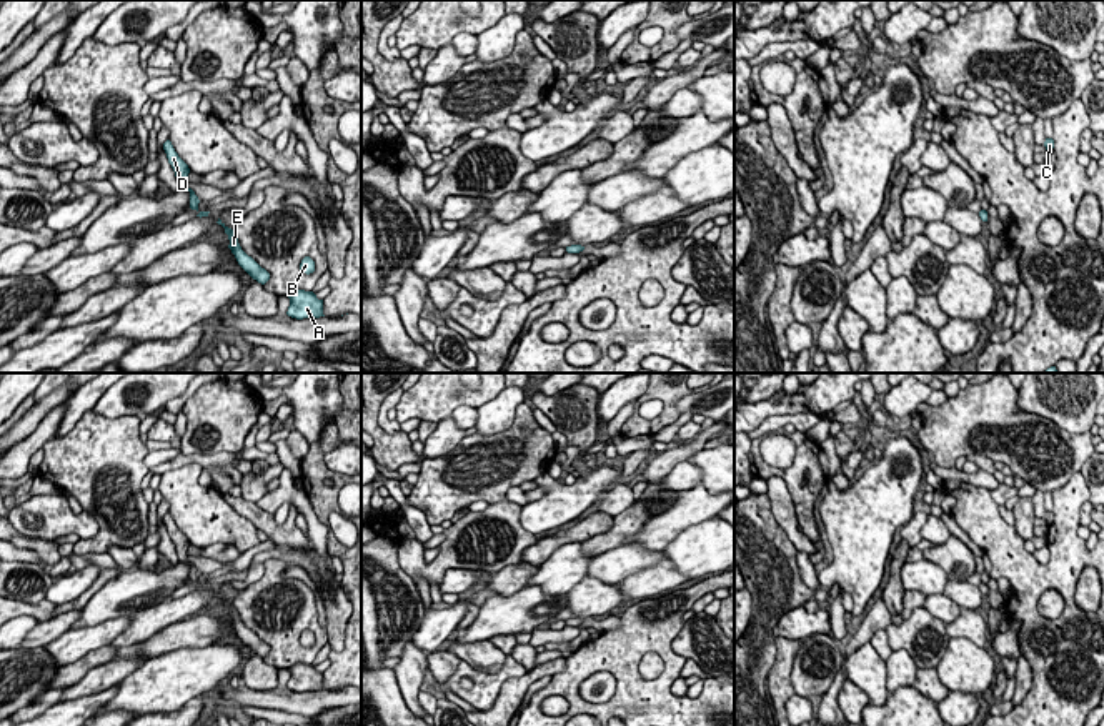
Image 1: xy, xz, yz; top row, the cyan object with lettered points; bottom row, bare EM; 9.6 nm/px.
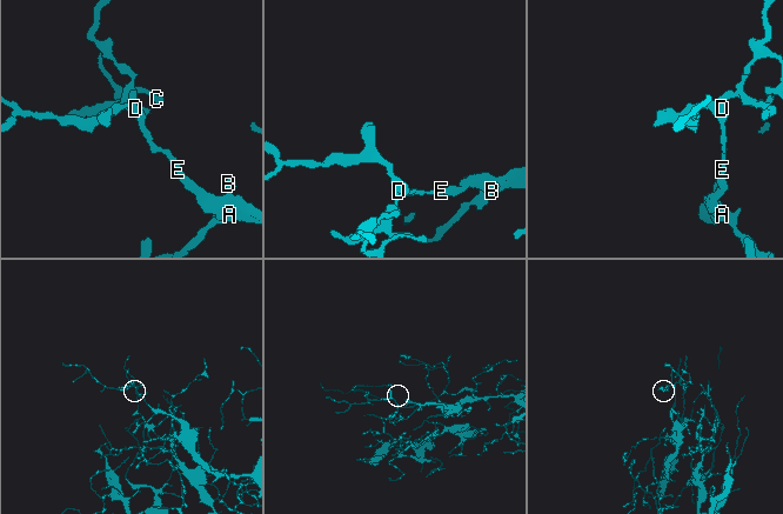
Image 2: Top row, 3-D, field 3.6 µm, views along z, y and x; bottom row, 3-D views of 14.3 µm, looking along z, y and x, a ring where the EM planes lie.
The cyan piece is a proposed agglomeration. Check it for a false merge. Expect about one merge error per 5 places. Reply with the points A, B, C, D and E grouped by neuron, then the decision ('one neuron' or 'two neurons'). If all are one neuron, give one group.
groups A B C D E; one neuron

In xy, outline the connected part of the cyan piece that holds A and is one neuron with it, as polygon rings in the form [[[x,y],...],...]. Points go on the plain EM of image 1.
[[[296,663],[290,671],[286,688],[296,693],[320,691],[323,688],[323,673],[318,673],[313,664]]]

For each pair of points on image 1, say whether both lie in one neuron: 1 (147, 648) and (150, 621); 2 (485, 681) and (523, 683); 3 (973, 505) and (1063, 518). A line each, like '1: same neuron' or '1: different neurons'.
1: different neurons
2: different neurons
3: same neuron

